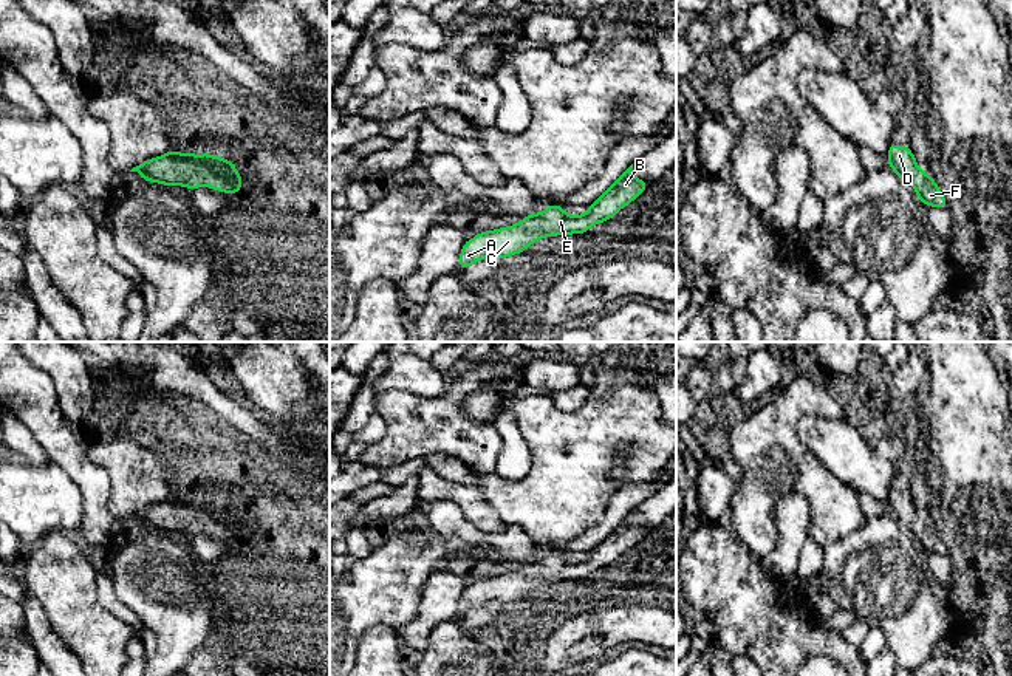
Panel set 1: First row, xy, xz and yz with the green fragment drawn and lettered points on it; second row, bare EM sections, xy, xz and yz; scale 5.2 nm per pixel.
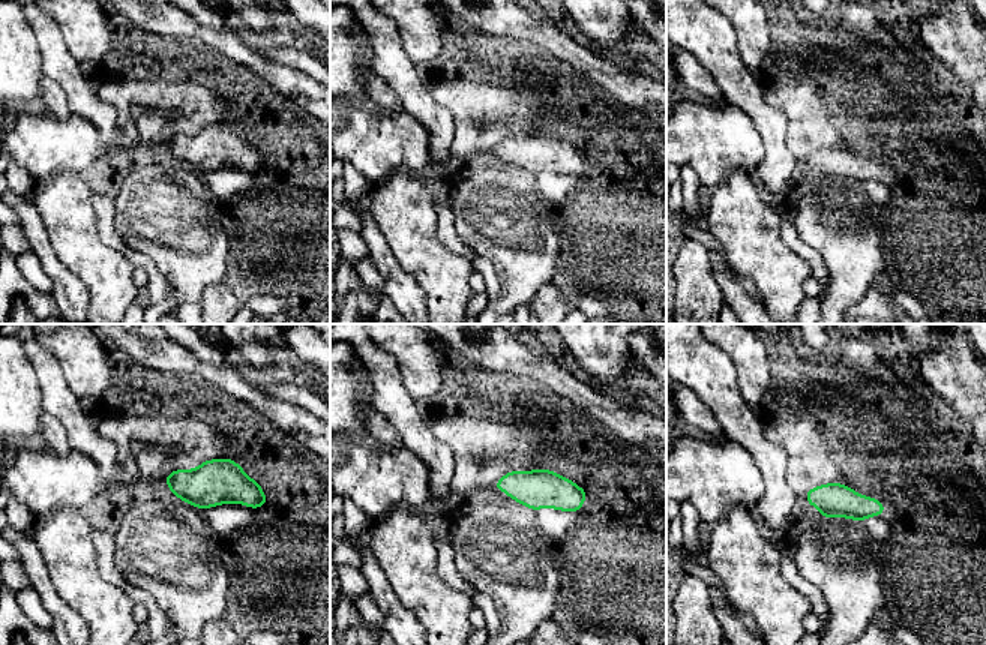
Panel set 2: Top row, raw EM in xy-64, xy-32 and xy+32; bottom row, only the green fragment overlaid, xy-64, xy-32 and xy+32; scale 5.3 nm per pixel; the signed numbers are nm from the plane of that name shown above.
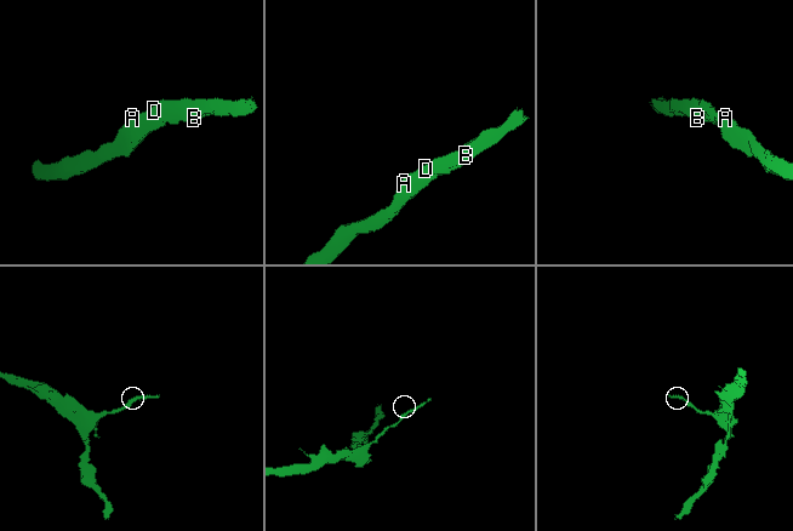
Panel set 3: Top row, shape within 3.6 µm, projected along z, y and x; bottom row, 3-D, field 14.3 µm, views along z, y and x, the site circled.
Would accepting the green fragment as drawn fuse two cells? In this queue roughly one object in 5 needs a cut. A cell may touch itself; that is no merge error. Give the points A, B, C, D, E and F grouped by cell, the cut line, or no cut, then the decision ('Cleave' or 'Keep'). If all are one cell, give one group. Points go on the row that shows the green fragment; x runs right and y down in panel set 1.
Groups: A B C D E F. No split. Keep

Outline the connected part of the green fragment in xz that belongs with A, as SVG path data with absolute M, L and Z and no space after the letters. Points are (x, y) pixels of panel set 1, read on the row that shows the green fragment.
M633 164L590 206L585 215L571 217L563 212L560 204L551 204L542 213L521 218L517 226L480 232L464 241L458 269L466 269L491 255L503 260L523 252L532 241L540 241L545 235L586 234L593 224L611 220L619 209L630 204L648 187L648 183L631 175L631 169Z

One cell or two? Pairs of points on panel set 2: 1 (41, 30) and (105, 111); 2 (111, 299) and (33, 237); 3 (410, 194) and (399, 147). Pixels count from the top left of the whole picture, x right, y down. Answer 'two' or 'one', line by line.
1: one
2: two
3: two

